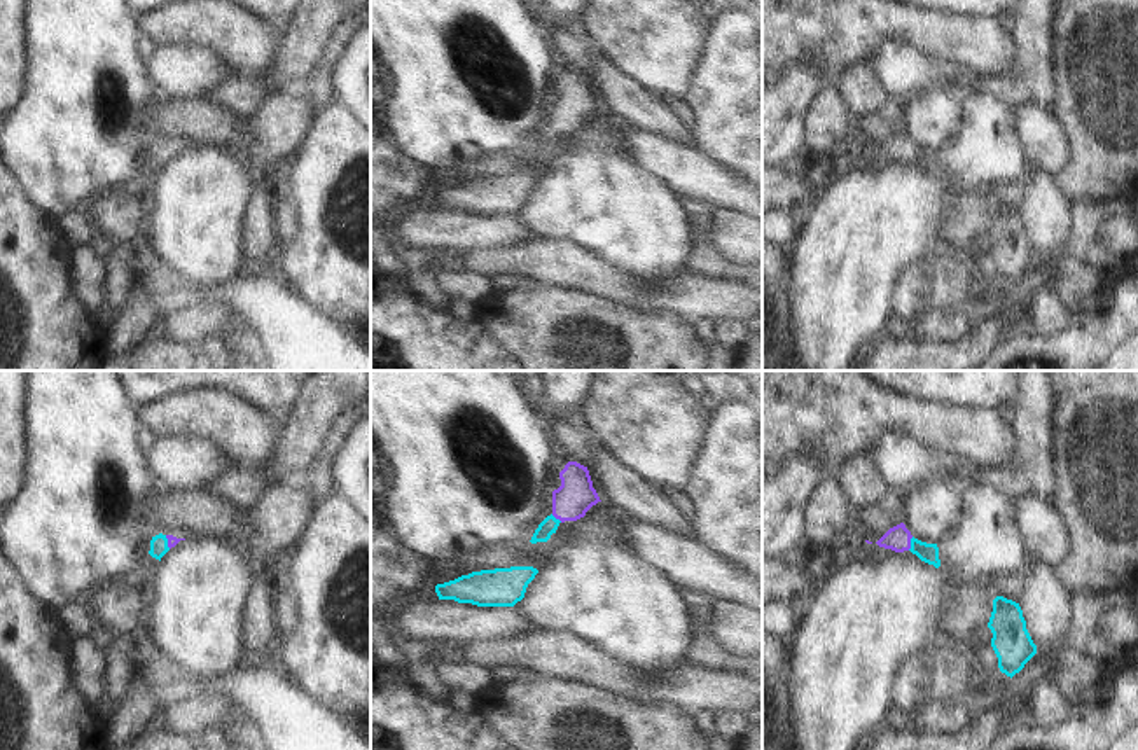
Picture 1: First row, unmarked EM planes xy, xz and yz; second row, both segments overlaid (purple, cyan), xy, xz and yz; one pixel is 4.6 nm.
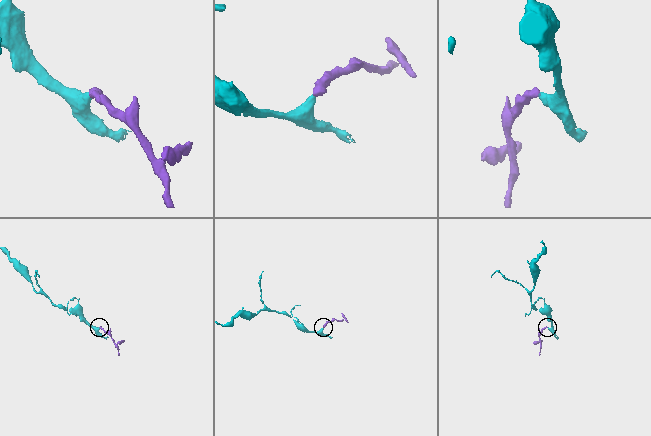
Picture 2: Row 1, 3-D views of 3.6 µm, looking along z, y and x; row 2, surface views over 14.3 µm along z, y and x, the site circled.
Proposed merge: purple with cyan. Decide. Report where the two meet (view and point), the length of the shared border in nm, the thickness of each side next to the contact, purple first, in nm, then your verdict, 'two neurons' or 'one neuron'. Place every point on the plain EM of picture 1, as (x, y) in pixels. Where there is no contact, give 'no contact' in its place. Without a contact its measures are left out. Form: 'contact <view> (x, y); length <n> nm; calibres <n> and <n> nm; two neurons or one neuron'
contact yz (909, 152); length 70 nm; calibres 120 and 90 nm; one neuron

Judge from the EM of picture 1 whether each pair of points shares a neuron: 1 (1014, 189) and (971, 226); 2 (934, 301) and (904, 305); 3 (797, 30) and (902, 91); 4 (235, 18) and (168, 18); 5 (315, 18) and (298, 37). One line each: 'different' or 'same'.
1: same
2: different
3: different
4: same
5: same

